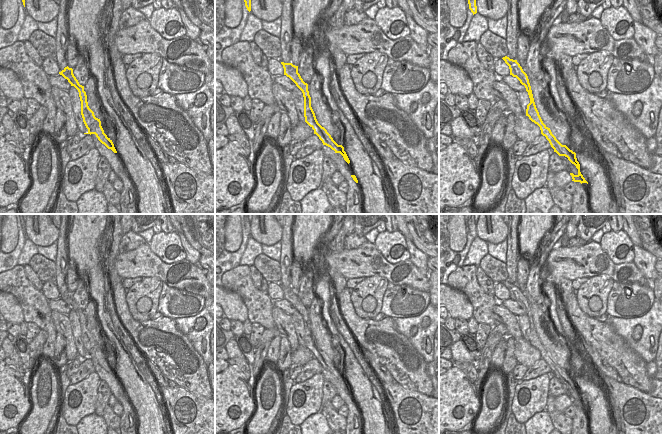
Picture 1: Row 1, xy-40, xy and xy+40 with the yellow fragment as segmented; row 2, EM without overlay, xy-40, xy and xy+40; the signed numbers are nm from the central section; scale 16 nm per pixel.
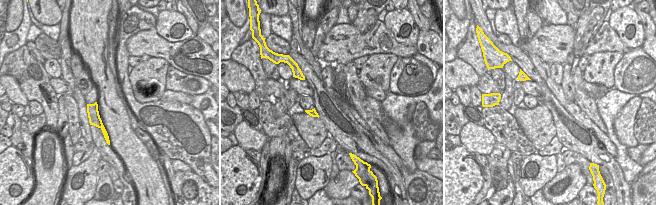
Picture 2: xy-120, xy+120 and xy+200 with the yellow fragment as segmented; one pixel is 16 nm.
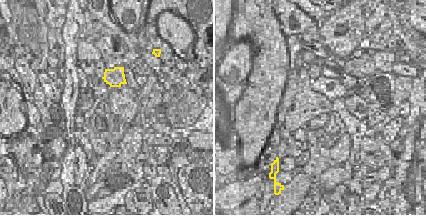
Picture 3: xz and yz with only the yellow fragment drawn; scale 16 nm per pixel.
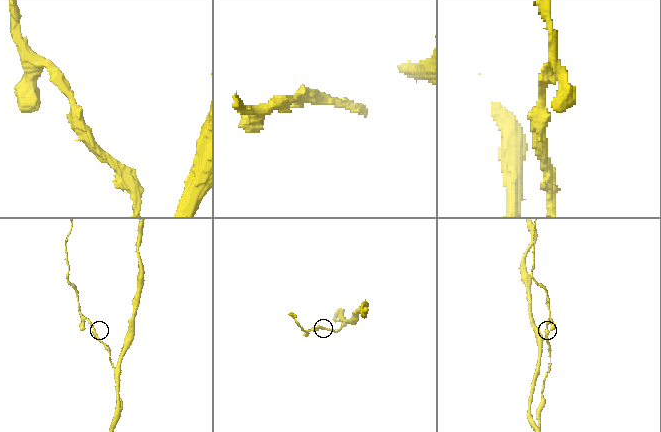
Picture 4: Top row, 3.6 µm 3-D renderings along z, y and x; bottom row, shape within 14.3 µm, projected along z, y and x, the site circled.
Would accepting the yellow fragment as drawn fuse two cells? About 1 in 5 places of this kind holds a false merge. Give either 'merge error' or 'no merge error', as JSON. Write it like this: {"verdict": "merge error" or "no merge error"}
{"verdict": "no merge error"}

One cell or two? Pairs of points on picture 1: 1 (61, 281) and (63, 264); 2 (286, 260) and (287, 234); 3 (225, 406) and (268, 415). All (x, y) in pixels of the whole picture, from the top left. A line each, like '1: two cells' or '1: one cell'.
1: one cell
2: one cell
3: two cells

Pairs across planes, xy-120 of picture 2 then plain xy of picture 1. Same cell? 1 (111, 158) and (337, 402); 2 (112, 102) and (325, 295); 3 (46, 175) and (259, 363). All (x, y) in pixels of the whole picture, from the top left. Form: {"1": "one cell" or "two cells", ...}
{"1": "two cells", "2": "one cell", "3": "two cells"}

